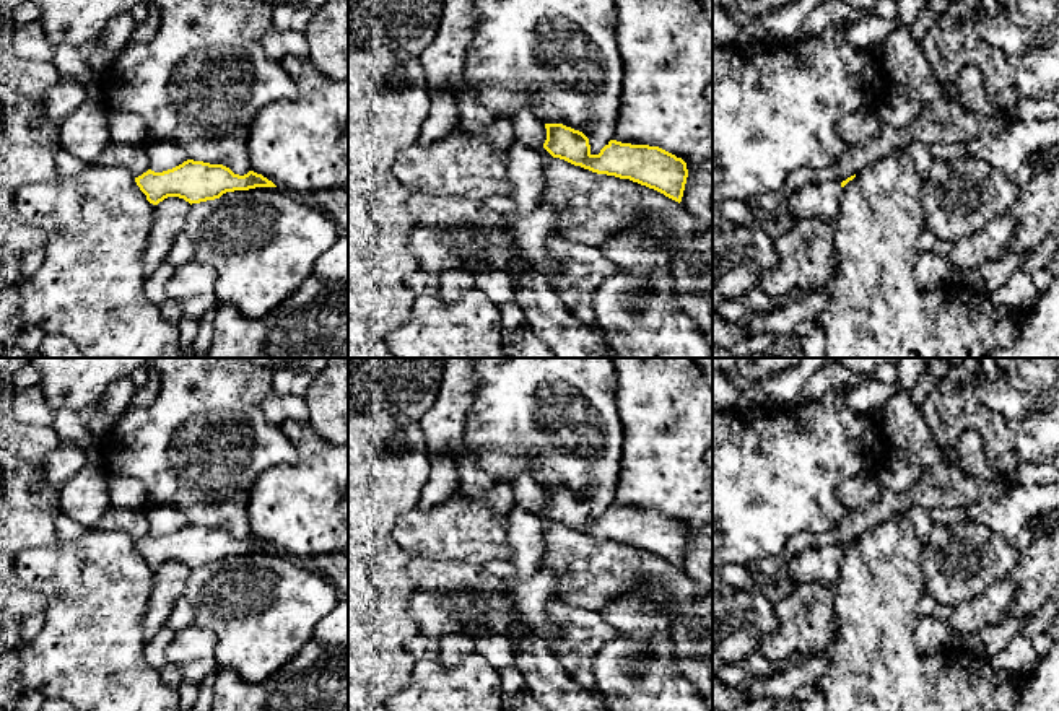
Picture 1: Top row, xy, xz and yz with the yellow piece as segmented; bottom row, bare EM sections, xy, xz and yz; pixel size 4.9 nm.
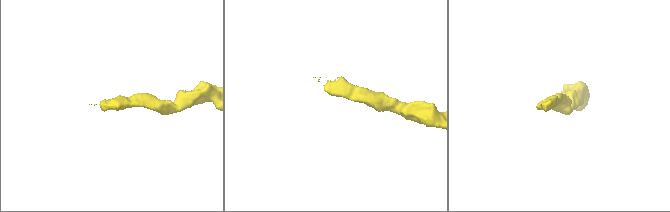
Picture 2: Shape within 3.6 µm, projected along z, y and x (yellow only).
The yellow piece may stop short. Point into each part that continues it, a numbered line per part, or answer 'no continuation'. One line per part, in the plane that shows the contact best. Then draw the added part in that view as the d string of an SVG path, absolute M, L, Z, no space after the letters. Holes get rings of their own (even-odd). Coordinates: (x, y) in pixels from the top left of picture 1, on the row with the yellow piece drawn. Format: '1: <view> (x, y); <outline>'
1: yz (810, 200); M825 181L804 184L786 198L794 220L835 220L839 212L841 182Z

